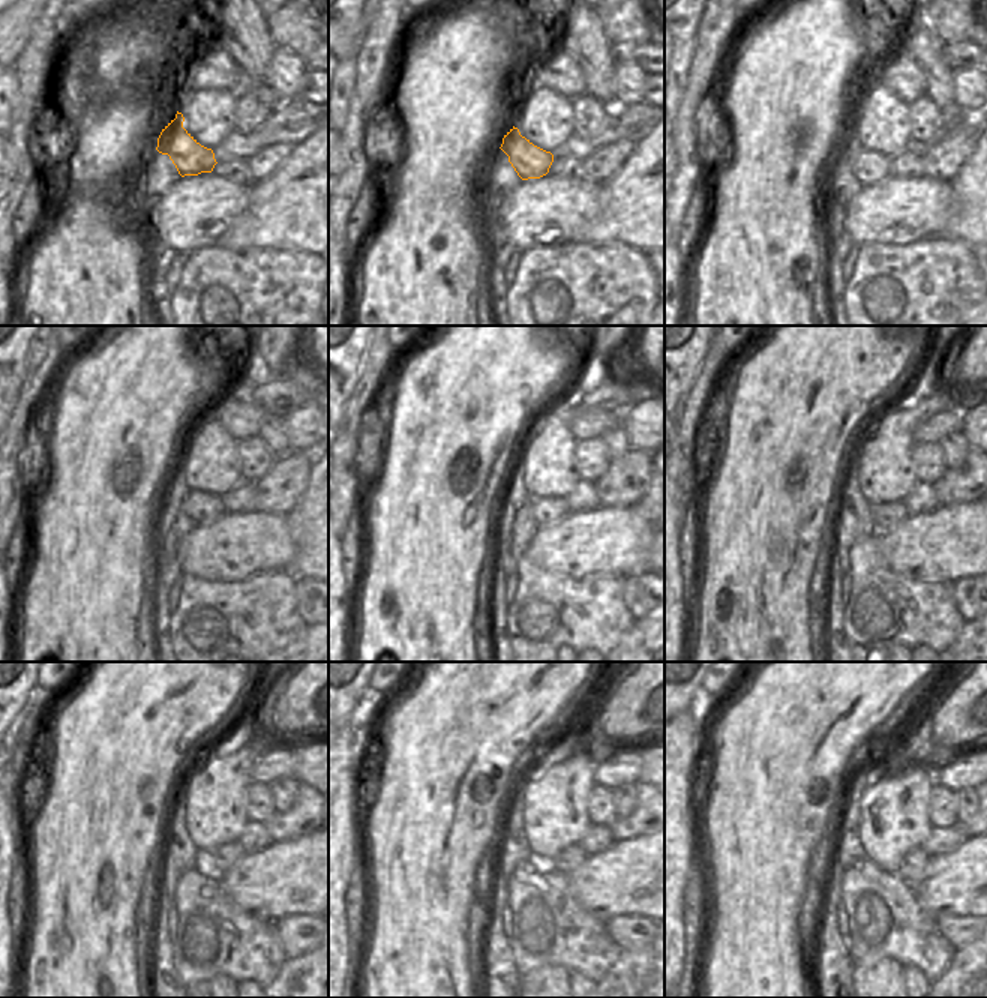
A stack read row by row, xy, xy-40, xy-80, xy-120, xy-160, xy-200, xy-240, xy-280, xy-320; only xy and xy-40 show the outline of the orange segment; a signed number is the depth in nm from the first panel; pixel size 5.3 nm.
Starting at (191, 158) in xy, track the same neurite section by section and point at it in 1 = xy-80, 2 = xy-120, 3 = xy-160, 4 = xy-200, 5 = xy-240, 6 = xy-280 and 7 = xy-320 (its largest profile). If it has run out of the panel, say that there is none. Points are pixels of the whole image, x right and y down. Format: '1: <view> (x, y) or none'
1: xy-80 (870, 167)
2: xy-120 (203, 508)
3: xy-160 (545, 509)
4: xy-200 (887, 517)
5: xy-240 (221, 859)
6: xy-280 (570, 857)
7: xy-320 (914, 863)

